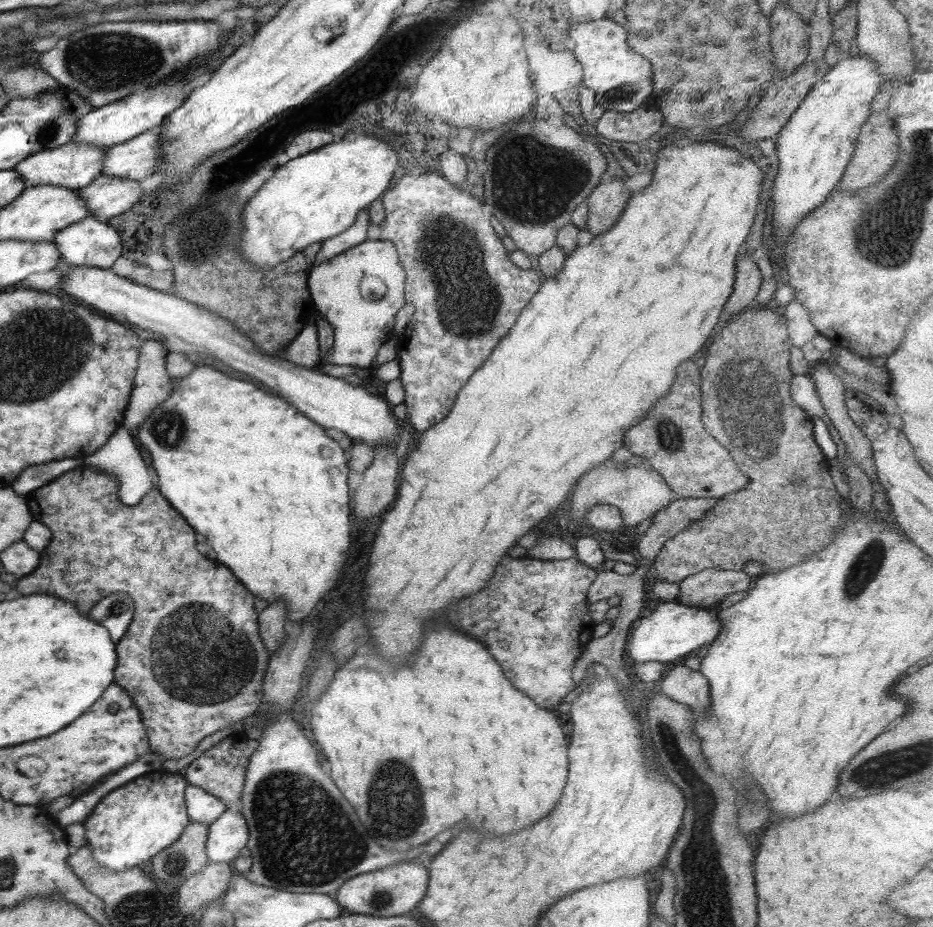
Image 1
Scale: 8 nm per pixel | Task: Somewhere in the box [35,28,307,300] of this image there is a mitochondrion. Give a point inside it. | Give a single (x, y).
(111, 64)

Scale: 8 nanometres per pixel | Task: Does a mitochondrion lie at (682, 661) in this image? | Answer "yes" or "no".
no

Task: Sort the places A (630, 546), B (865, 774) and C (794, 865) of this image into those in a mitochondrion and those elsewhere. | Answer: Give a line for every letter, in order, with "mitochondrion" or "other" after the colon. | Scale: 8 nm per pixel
A: other
B: mitochondrion
C: other

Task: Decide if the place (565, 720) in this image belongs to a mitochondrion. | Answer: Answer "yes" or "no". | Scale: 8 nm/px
no

